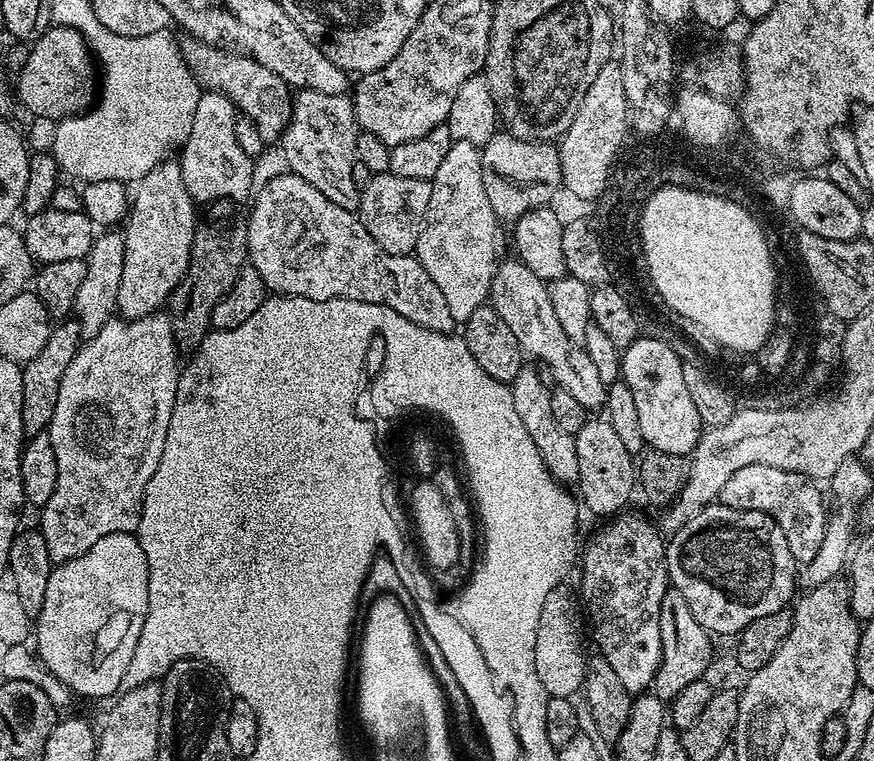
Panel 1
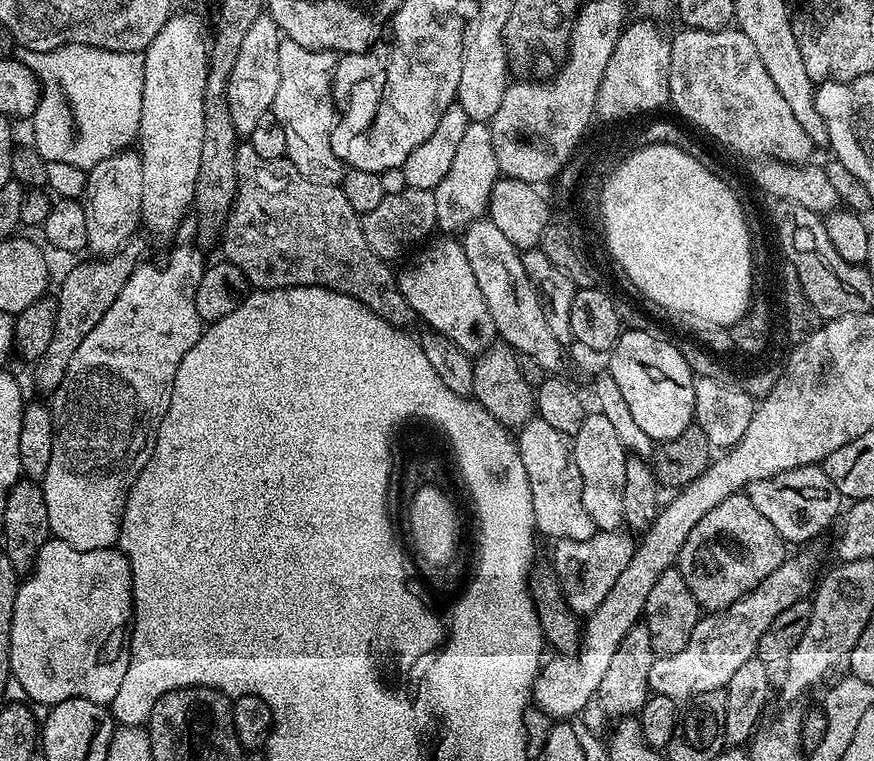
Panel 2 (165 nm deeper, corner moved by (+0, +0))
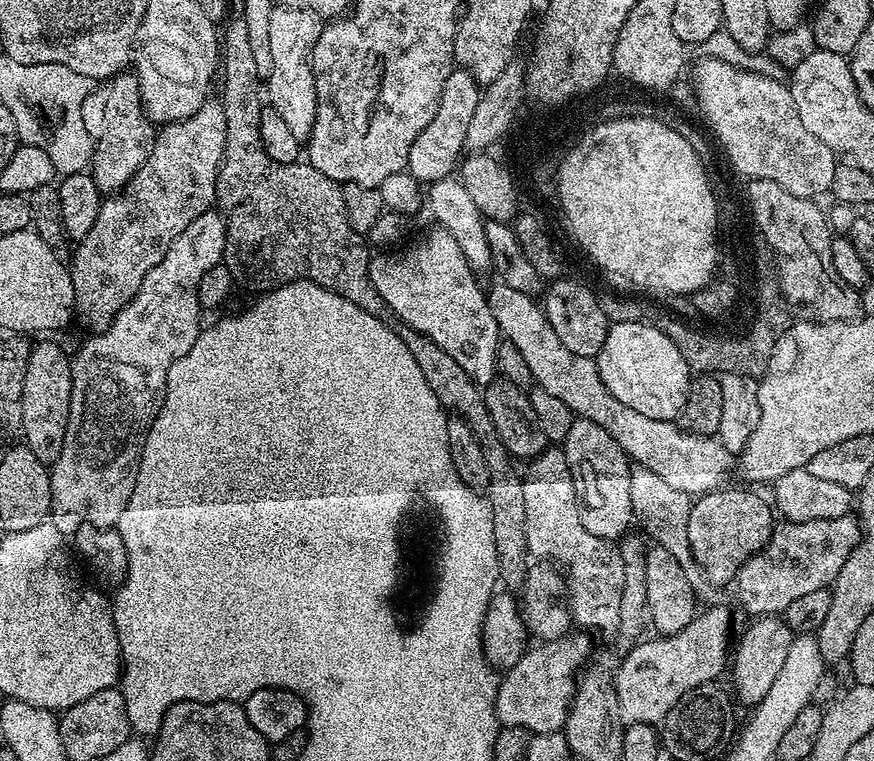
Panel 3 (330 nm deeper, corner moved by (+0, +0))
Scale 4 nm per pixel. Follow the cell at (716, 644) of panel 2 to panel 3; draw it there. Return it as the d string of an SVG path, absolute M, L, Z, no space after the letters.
M708 606L708 608L701 611L695 618L690 622L690 626L686 626L686 630L682 630L676 636L662 636L657 635L656 640L648 640L649 638L641 639L631 648L629 652L623 653L622 659L624 661L620 664L620 669L615 669L614 672L614 683L616 686L616 693L618 694L618 706L620 707L620 719L625 725L629 724L650 724L653 726L659 725L666 718L666 714L670 714L670 710L674 710L674 706L678 706L678 702L686 694L690 694L695 688L701 688L704 684L711 684L717 679L716 675L720 671L725 671L726 665L730 660L730 640L728 644L728 635L732 632L732 616L724 608L712 608L716 606Z

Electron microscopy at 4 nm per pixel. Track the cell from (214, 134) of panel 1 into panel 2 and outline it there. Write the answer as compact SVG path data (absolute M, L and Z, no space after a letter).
M259 16L250 26L250 30L238 50L238 62L234 62L234 70L230 70L228 79L228 109L230 122L234 124L237 137L246 138L254 130L255 124L262 114L272 111L272 103L278 94L278 46L282 33L271 16Z

